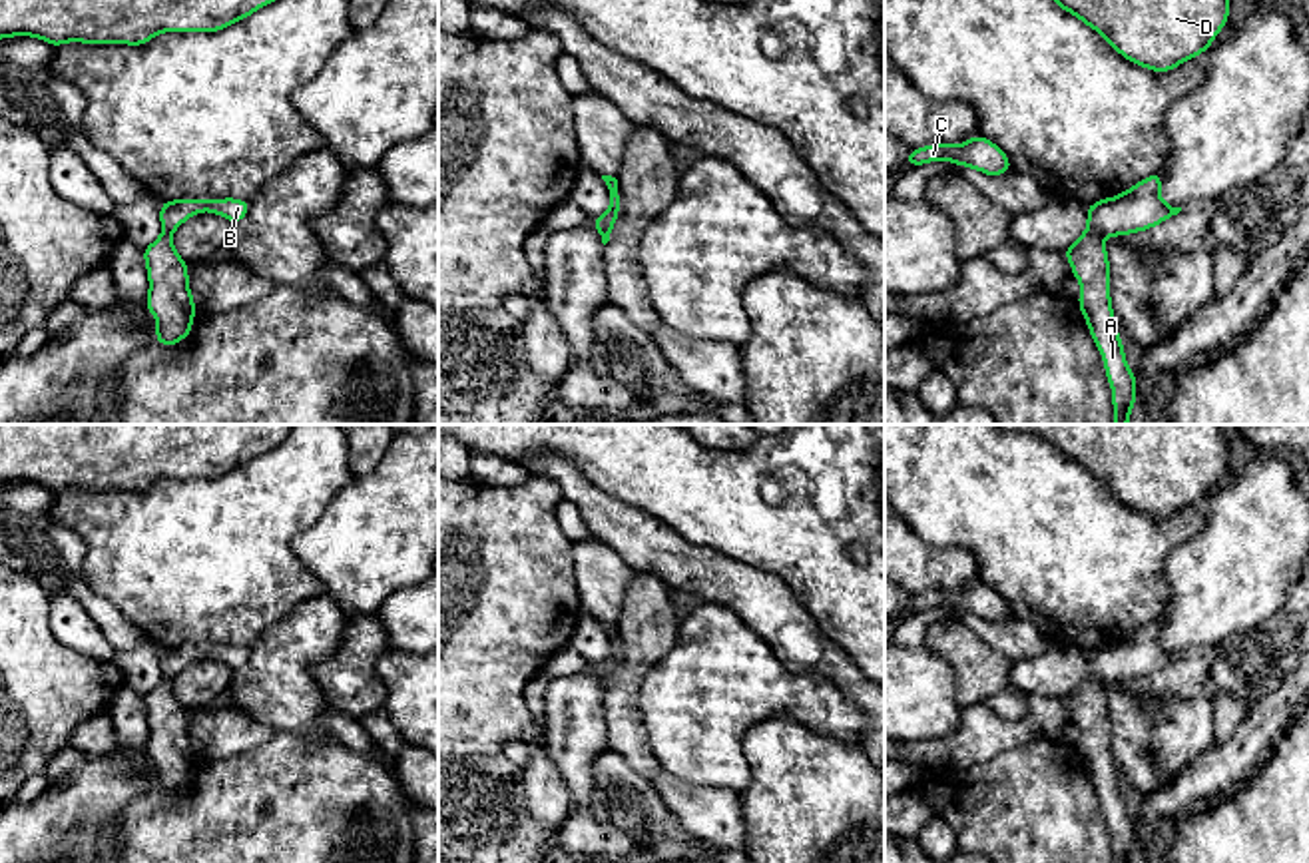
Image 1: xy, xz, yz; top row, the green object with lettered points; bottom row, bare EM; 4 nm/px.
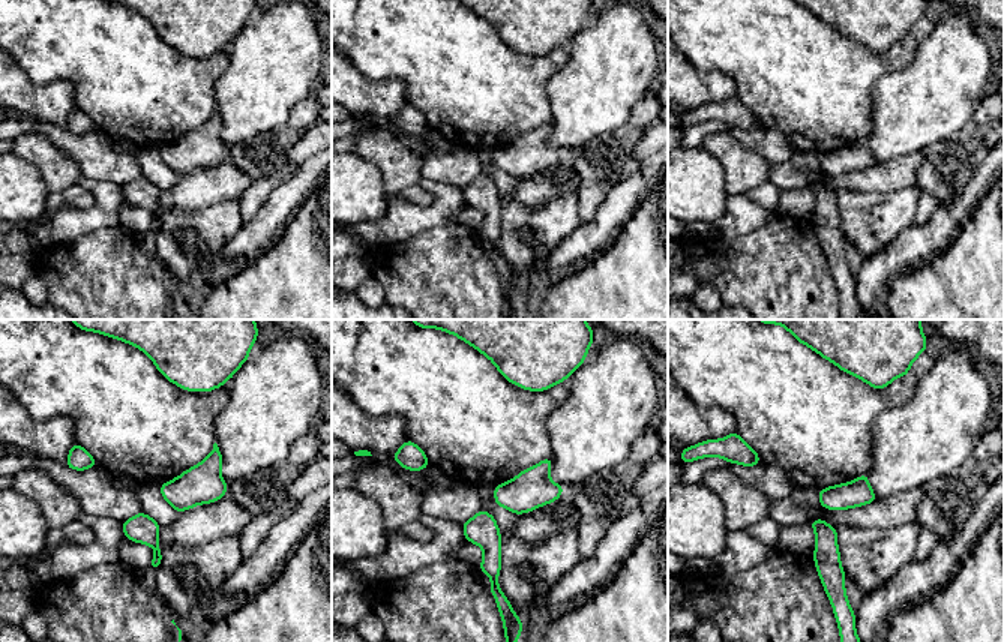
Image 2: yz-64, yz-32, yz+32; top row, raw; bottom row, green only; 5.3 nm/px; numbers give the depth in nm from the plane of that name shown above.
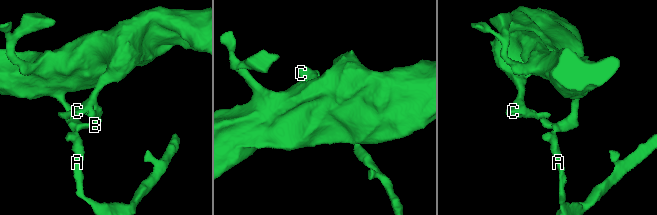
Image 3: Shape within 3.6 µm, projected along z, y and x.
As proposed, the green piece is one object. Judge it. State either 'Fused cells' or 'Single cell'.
Fused cells

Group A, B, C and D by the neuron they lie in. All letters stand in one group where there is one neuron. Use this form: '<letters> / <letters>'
A / B C D

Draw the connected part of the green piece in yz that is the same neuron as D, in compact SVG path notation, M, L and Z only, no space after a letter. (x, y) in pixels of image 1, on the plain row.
M996 425L1050 442L1060 454L1102 480L1130 508L1170 518L1203 500L1227 470L1231 446L1219 425Z

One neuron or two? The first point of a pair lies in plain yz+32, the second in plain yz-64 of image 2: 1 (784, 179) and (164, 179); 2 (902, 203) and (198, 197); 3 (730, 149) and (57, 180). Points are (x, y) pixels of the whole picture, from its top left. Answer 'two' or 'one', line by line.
1: two
2: two
3: one

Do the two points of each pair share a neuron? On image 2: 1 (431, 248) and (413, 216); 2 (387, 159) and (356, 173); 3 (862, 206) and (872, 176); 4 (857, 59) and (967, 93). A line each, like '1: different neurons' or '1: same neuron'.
1: different neurons
2: different neurons
3: different neurons
4: different neurons

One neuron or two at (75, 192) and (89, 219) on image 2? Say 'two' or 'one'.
two

